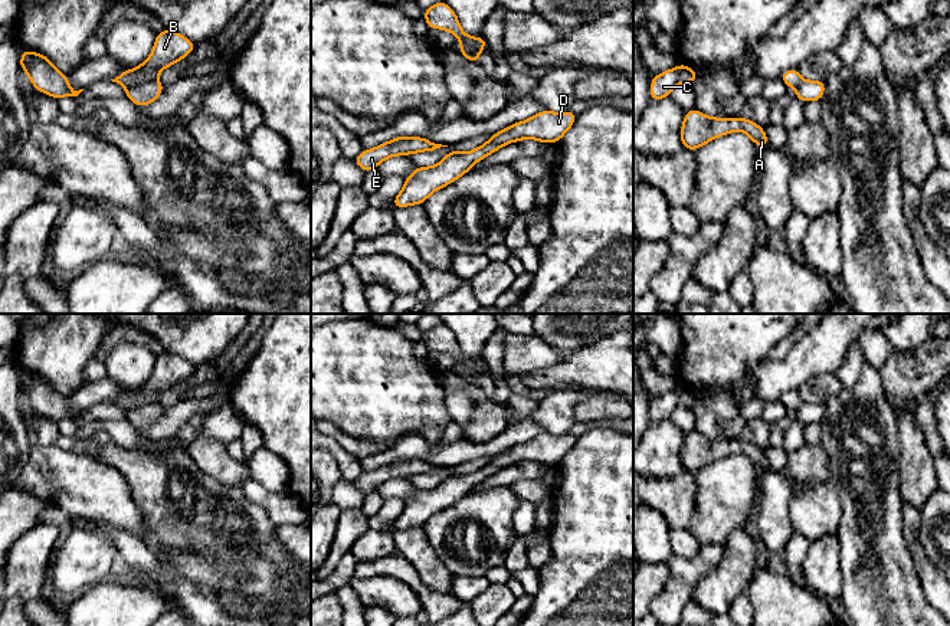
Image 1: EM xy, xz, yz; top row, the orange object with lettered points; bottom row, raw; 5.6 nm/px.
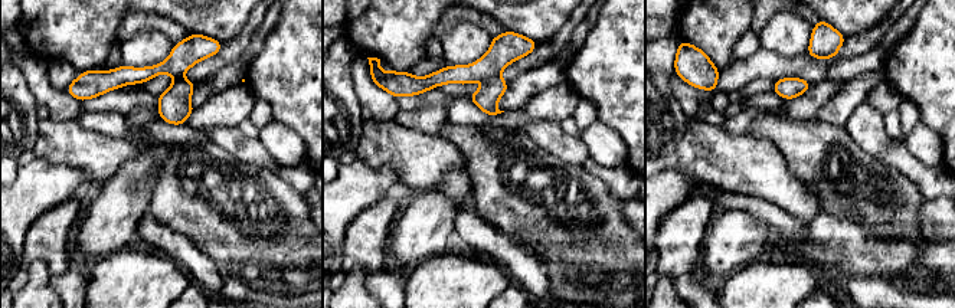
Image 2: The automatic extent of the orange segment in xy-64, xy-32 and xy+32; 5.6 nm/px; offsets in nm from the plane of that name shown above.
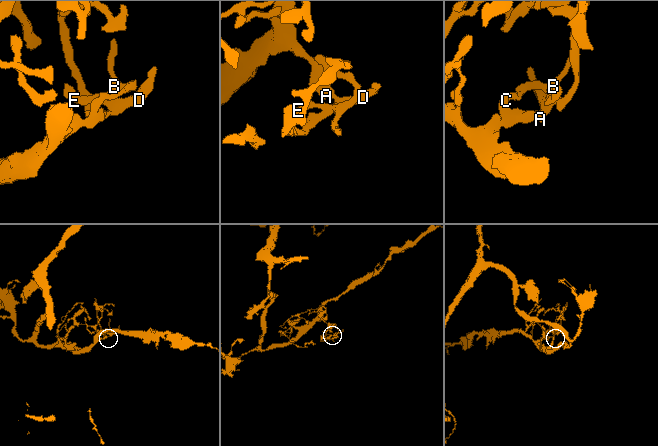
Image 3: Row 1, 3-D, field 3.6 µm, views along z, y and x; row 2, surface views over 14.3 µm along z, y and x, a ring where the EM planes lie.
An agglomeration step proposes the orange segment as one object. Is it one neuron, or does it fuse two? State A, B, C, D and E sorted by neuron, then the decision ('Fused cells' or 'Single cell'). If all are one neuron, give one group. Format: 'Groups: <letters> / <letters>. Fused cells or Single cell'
Groups: A B C D E. Single cell

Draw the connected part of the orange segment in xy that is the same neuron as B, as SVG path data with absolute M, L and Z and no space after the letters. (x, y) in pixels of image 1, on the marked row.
M163 30L155 36L154 47L150 58L137 68L119 73L112 82L127 89L127 98L137 106L153 104L164 89L157 75L177 63L194 49L196 43L173 30Z

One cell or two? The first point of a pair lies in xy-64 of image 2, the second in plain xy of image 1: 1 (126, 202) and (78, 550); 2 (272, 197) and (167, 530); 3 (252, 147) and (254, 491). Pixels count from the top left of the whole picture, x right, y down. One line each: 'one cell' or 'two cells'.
1: one cell
2: one cell
3: two cells

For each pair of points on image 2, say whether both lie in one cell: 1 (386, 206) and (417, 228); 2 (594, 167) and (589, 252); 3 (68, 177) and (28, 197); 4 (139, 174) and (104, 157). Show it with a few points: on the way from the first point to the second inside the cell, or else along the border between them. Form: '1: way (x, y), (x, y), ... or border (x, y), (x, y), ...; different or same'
1: border (395, 222), (388, 242), (388, 252); different
2: border (581, 166), (597, 176), (618, 197); different
3: way (58, 183), (38, 187); same
4: border (140, 150), (104, 186); different

